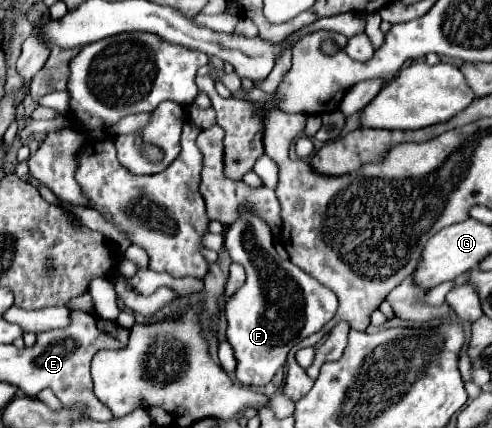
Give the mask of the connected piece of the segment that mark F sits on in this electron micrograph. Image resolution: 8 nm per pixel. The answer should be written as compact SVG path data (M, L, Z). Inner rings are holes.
M243 215L227 227L225 249L247 271L245 285L225 305L227 341L237 359L235 377L241 385L267 385L277 369L285 365L289 349L333 319L337 297L289 259L283 261L277 255L271 229L257 215Z

